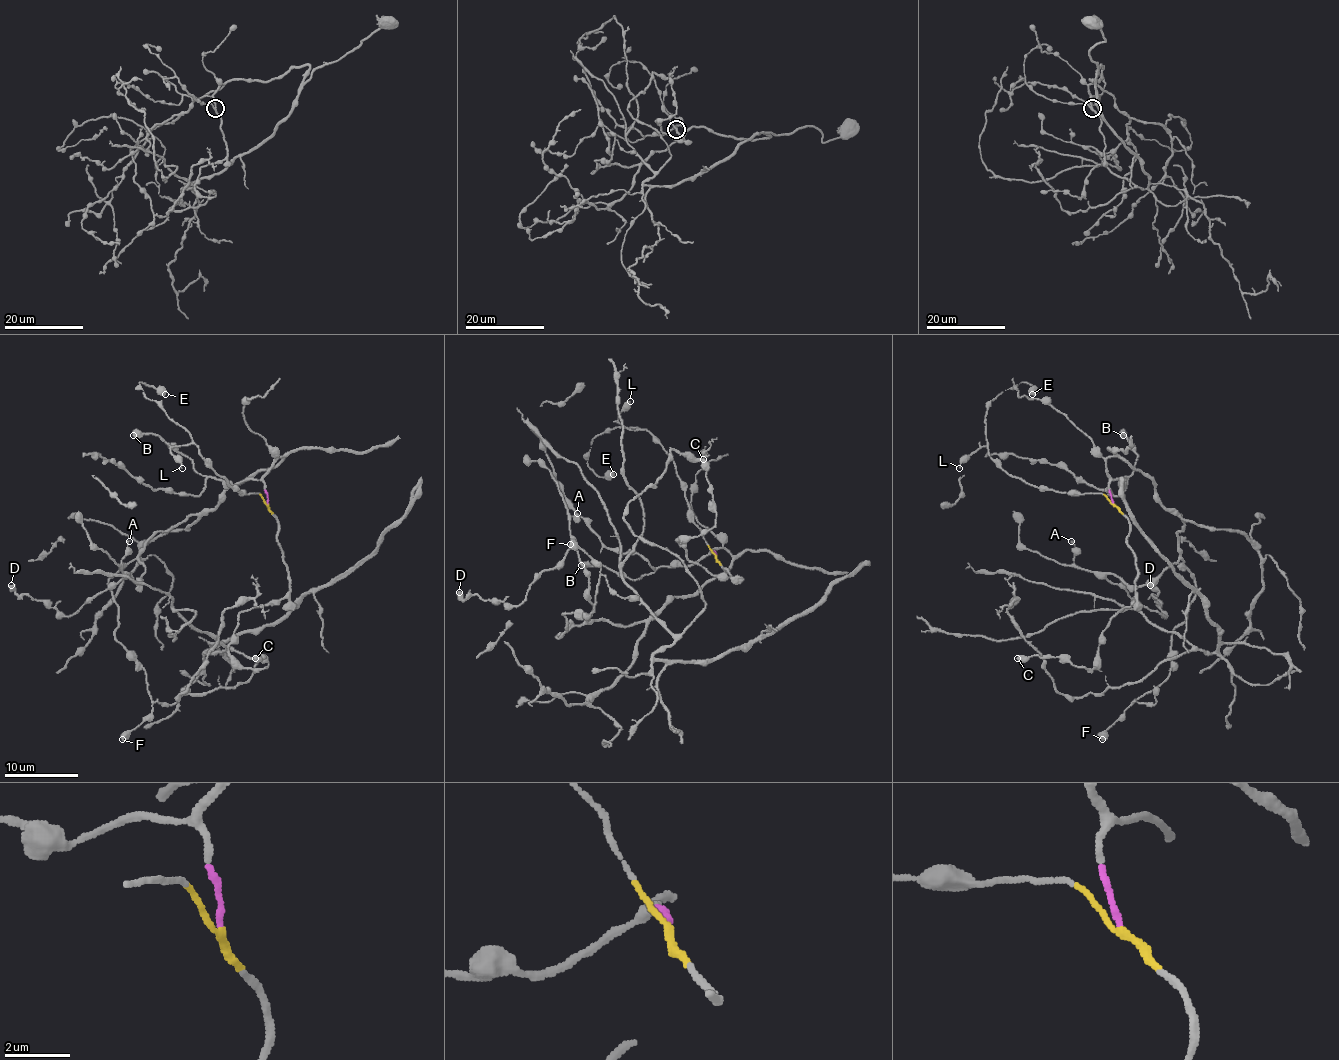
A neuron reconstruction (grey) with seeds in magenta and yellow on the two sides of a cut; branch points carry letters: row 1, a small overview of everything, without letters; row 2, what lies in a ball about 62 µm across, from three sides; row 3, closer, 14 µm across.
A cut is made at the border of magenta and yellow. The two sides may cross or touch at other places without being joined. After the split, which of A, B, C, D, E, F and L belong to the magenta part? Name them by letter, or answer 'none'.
A, B, D, F

